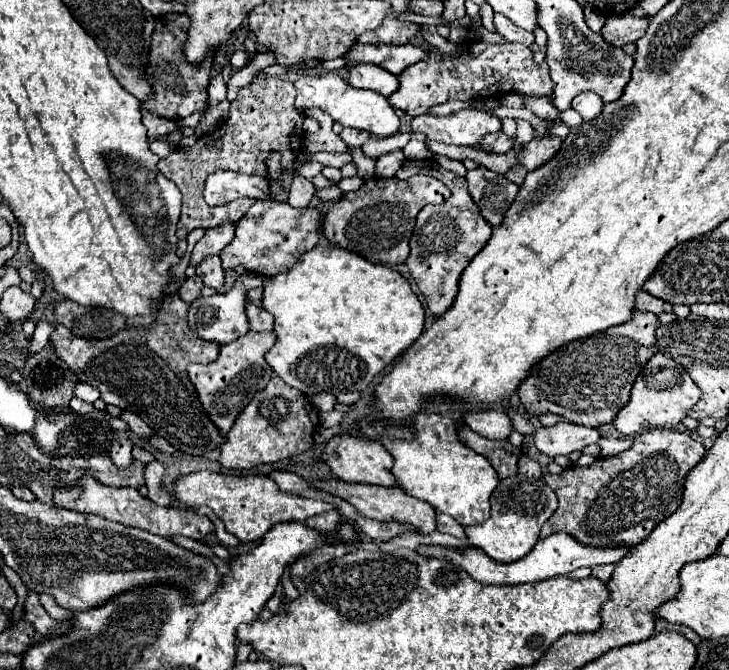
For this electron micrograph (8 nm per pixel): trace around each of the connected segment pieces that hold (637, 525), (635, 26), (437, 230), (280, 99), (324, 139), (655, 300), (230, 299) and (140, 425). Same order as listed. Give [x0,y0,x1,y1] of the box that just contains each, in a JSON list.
[[541,429,705,547],[601,11,649,47],[395,159,493,315],[159,73,305,239],[303,109,349,153],[635,291,673,313],[189,273,263,345],[119,411,151,437]]

